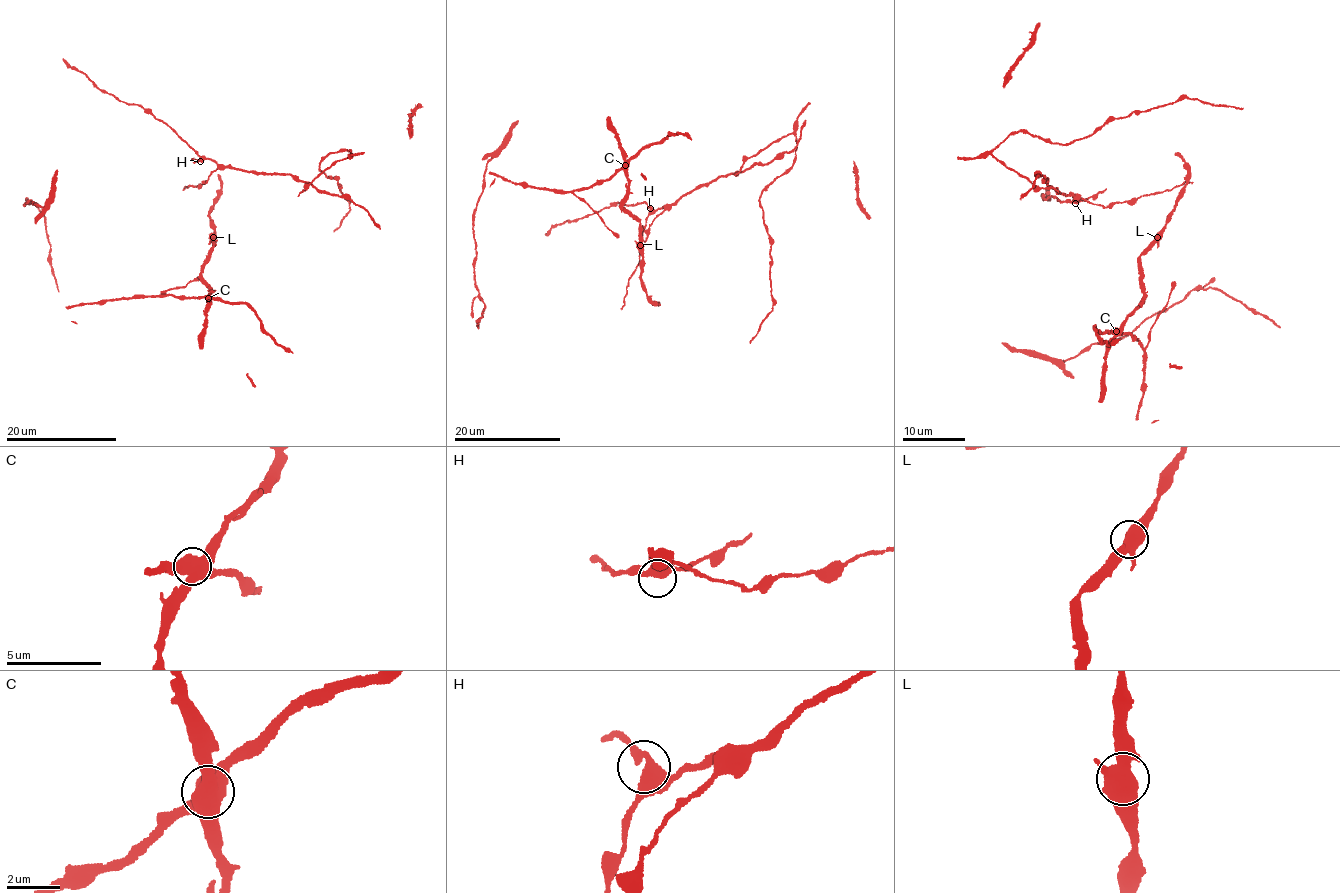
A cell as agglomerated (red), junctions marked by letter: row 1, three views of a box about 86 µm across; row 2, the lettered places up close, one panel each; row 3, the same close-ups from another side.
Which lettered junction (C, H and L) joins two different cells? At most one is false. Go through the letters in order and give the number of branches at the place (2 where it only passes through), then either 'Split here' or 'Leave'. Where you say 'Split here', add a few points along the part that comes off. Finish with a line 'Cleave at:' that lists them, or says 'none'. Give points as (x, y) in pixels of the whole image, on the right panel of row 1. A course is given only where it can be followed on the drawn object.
C: Branches: 4. Leave
H: Branches: 4. Leave
L: Branches: 3. Leave
Cleave at: none

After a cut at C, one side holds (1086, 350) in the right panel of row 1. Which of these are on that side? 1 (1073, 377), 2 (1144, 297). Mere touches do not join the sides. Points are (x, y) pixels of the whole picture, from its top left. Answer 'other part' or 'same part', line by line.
1: same part
2: other part

